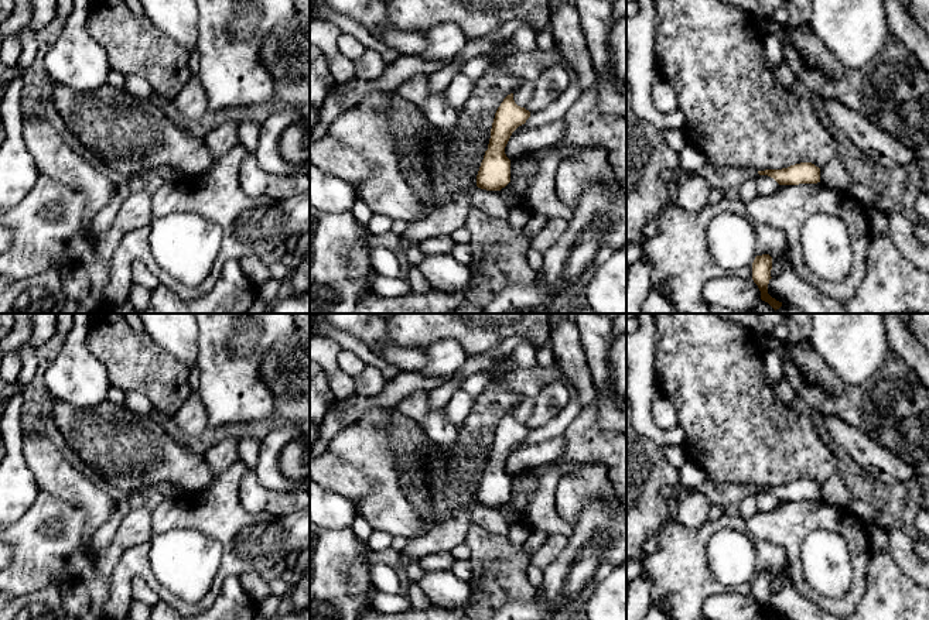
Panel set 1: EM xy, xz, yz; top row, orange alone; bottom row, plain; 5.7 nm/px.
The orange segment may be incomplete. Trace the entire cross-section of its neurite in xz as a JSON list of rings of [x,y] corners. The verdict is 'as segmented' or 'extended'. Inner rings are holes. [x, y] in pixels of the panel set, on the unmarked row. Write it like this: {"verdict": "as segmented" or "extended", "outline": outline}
{"verdict": "as segmented", "outline": [[[513,410],[503,415],[495,429],[488,466],[477,491],[478,504],[501,507],[510,499],[510,476],[505,470],[505,463],[512,449],[529,434],[530,428],[515,419]]]}

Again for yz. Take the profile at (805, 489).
{"verdict": "as segmented", "outline": [[[800,479],[782,486],[758,487],[758,490],[773,494],[779,501],[820,499],[820,484],[812,479]]]}

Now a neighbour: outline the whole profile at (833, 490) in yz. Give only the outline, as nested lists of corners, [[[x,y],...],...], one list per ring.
[[[837,473],[820,484],[820,497],[840,510],[847,510],[851,503],[851,496]]]

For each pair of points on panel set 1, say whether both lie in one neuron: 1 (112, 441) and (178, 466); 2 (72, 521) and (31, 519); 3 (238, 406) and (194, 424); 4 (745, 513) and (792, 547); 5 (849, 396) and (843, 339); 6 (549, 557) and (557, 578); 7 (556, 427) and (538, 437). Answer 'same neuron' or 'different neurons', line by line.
1: same neuron
2: same neuron
3: different neurons
4: different neurons
5: different neurons
6: different neurons
7: same neuron

